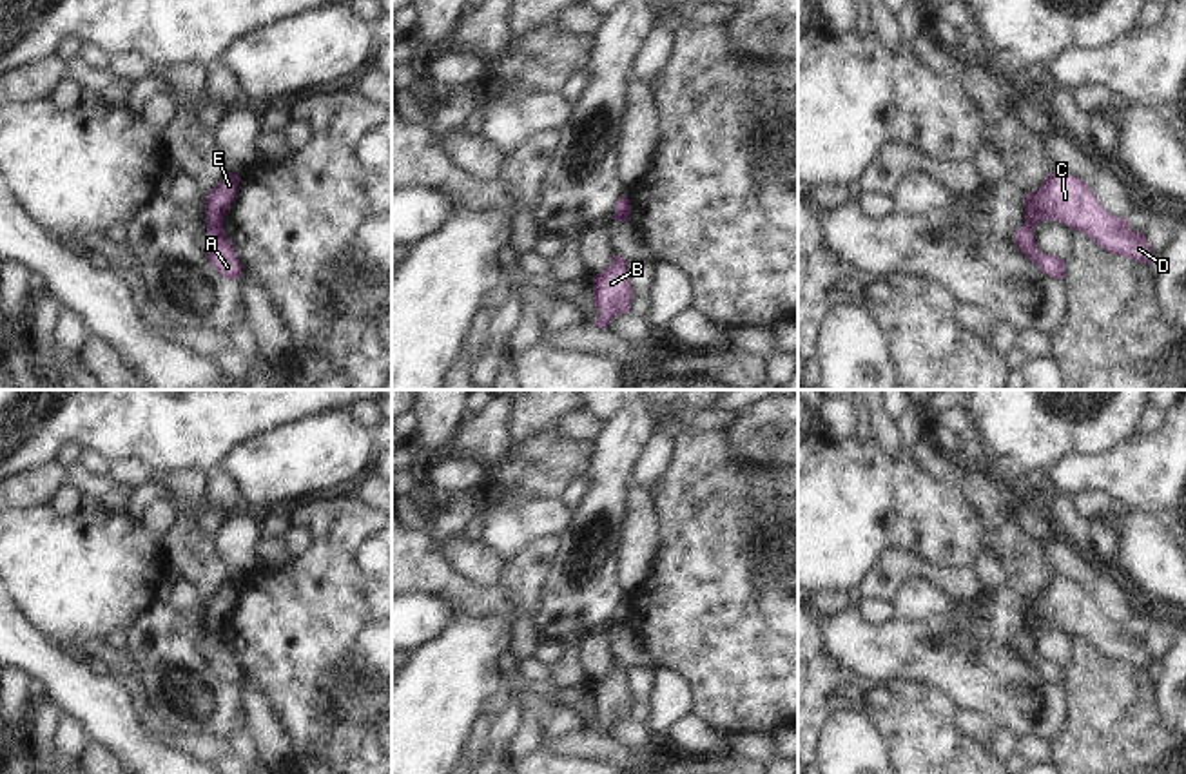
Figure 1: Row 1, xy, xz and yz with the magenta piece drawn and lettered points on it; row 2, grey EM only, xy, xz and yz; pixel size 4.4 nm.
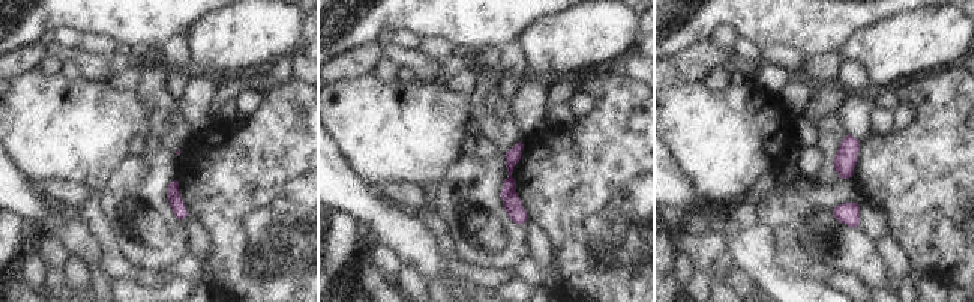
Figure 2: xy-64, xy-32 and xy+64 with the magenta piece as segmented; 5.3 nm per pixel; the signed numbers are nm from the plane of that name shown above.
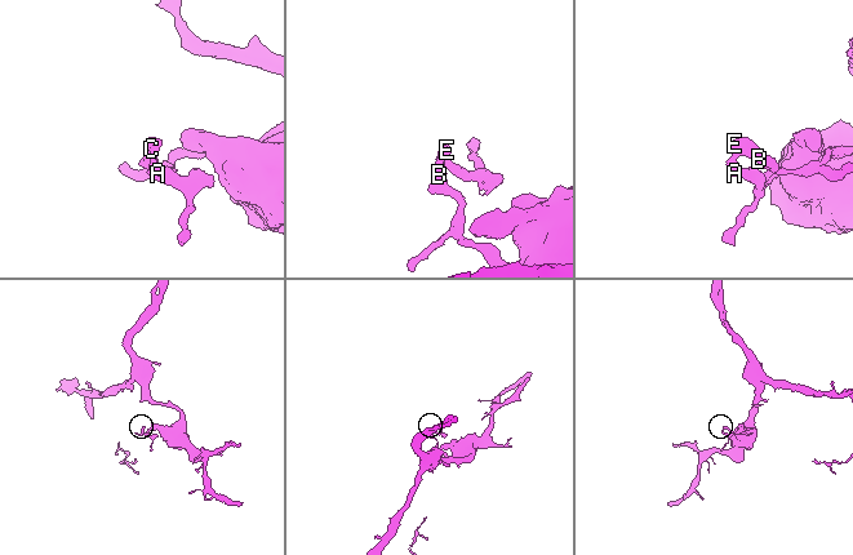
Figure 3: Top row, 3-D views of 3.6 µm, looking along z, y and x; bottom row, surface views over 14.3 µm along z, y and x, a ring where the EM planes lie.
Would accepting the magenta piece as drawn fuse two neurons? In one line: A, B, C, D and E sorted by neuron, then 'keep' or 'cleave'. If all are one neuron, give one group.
groups A / B C D E; cleave

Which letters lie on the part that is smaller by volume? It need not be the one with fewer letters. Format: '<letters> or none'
A

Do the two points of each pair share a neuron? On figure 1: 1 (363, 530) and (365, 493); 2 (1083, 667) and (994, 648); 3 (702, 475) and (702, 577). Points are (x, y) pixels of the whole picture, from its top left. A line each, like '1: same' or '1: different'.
1: different
2: different
3: same

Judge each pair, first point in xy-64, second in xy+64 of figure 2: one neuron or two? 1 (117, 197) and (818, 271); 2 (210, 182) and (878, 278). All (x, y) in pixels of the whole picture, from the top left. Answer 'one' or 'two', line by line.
1: two
2: two

